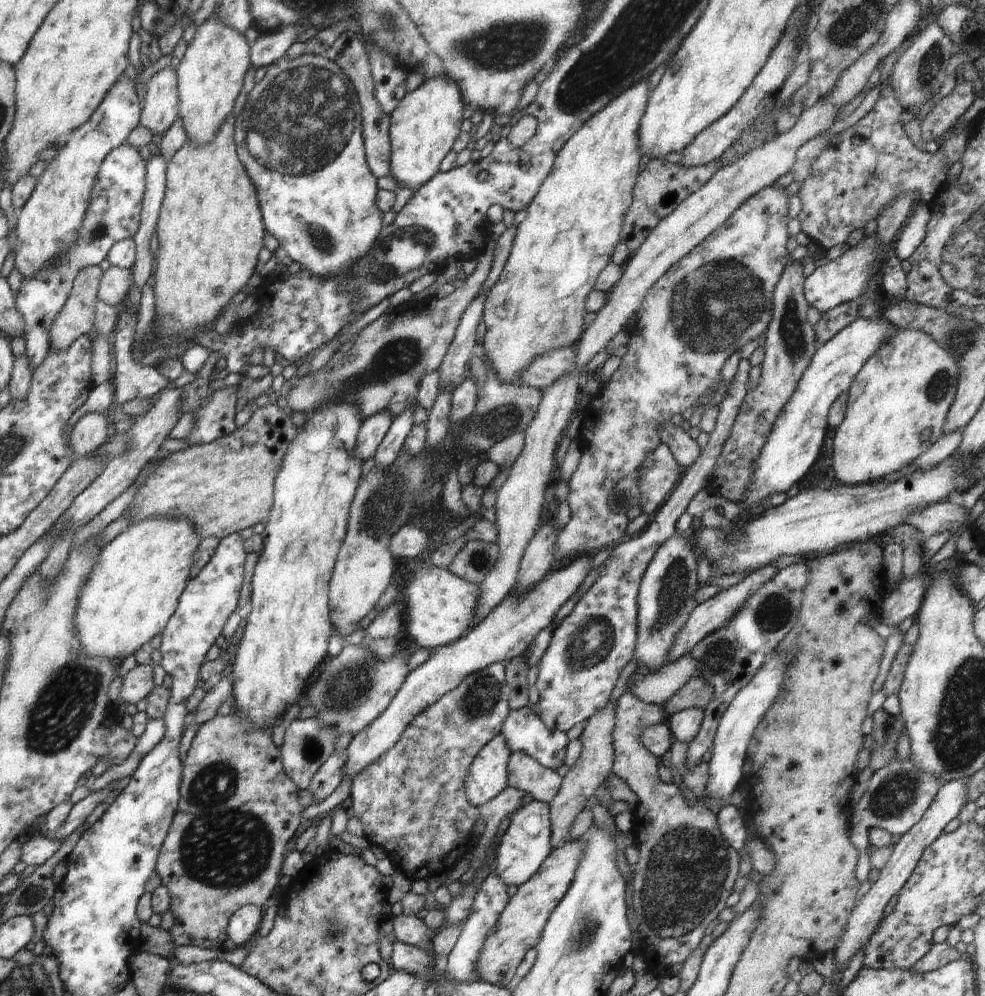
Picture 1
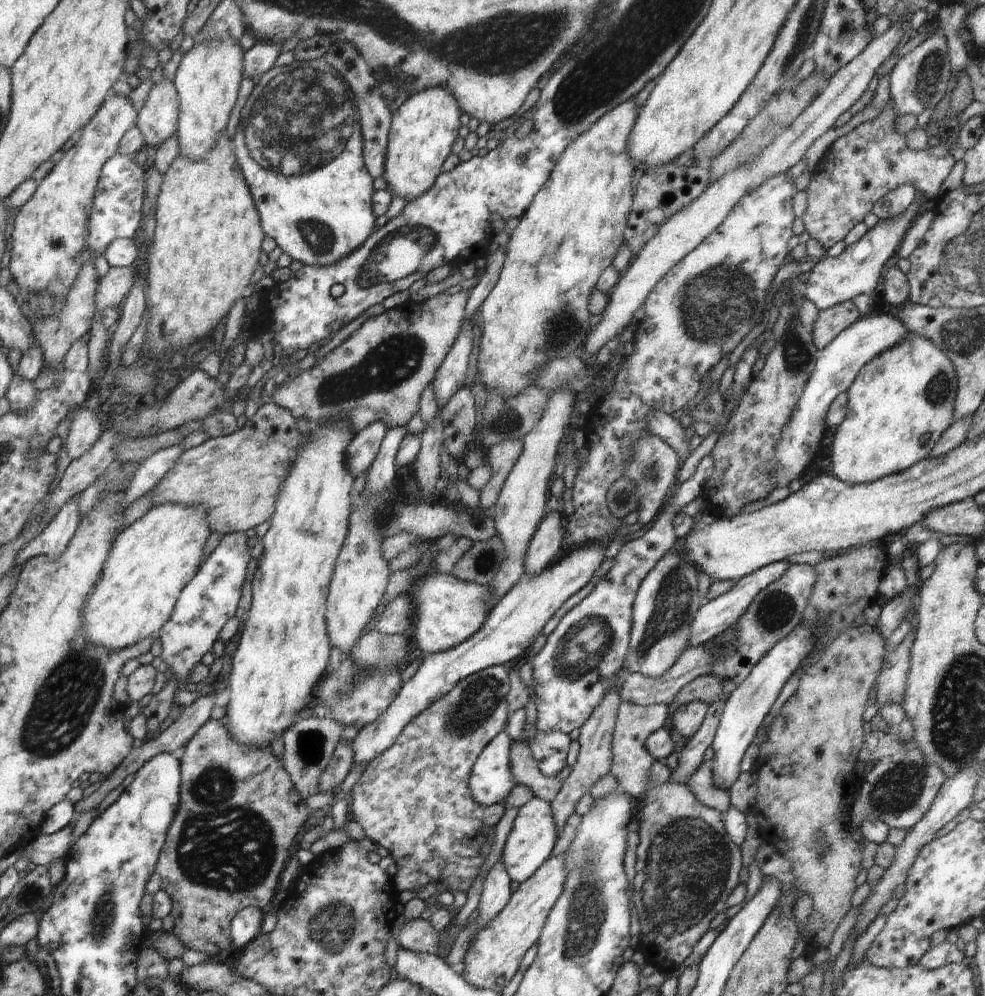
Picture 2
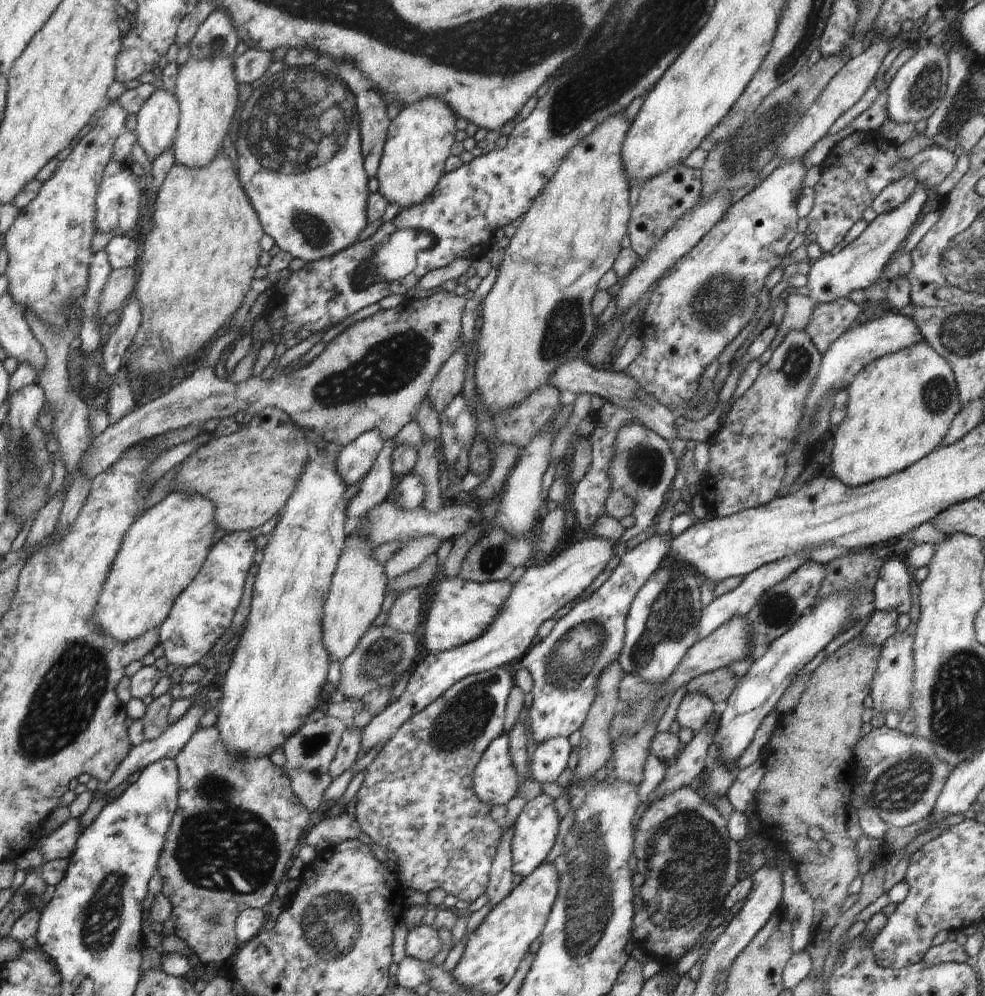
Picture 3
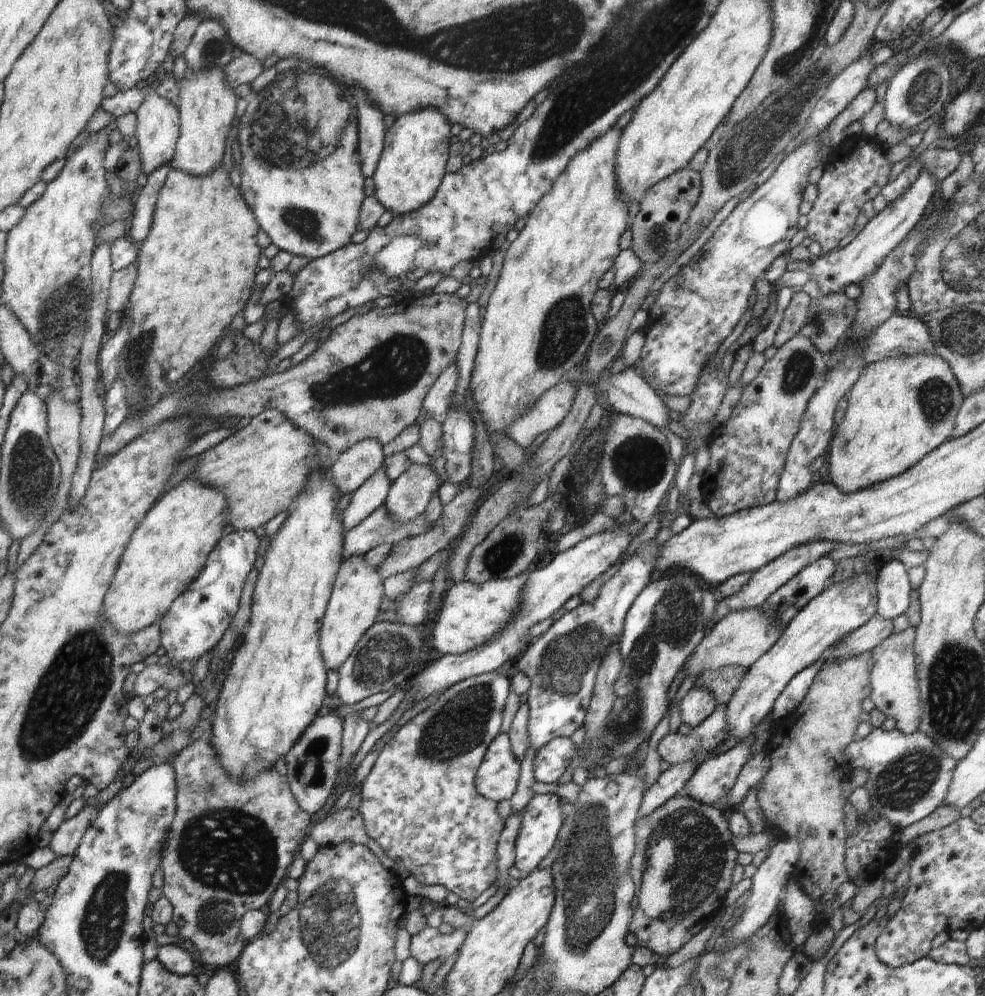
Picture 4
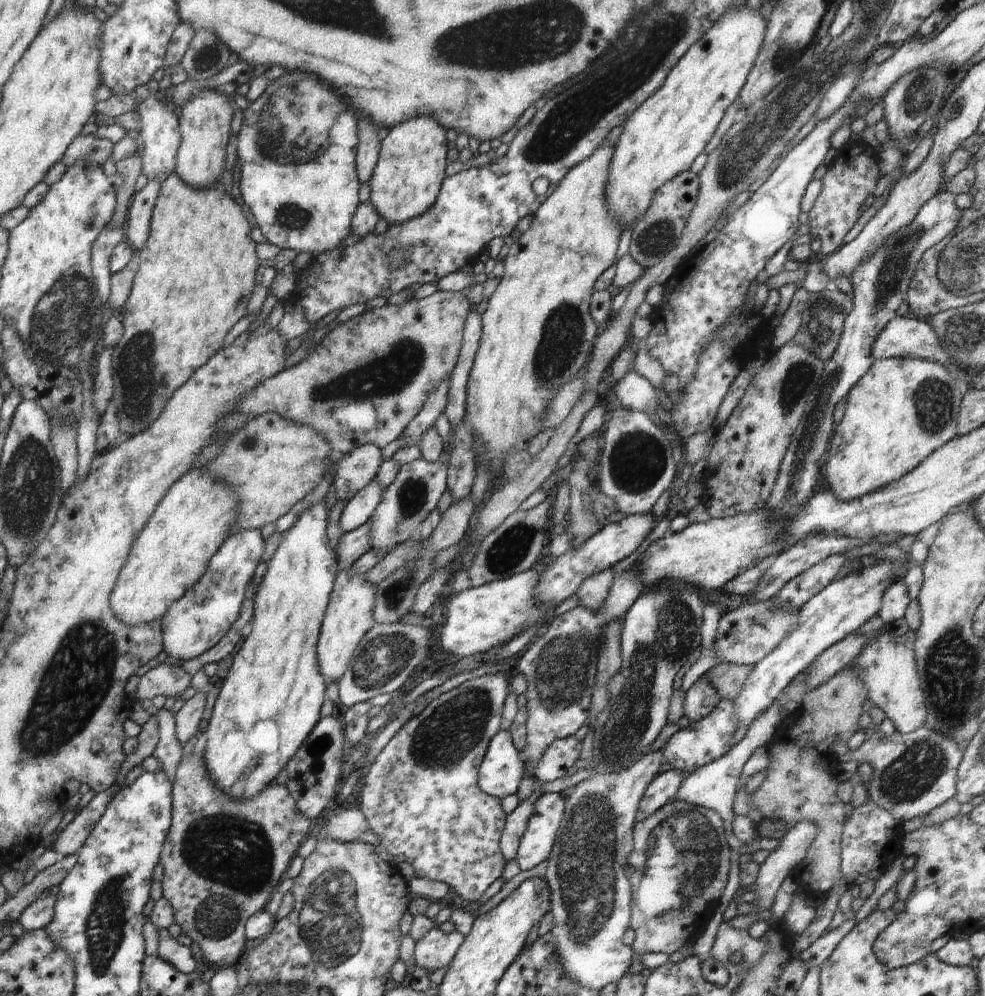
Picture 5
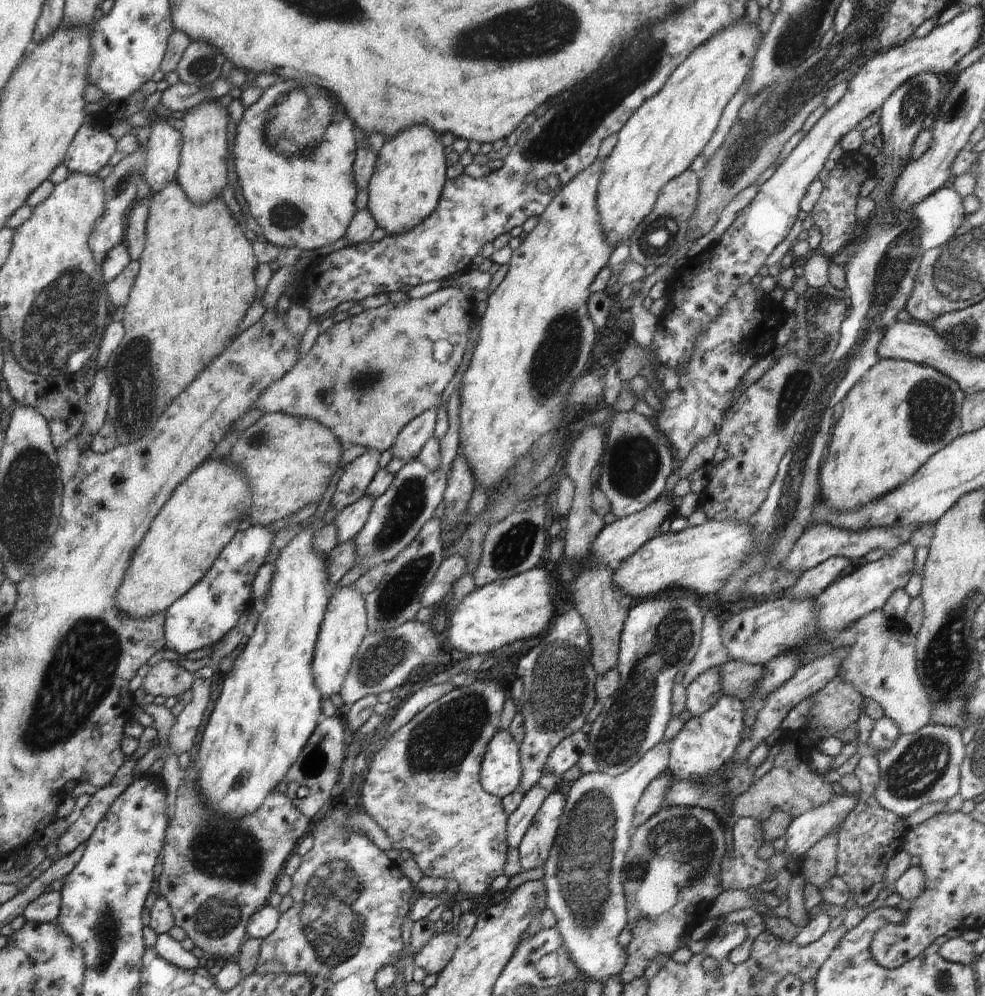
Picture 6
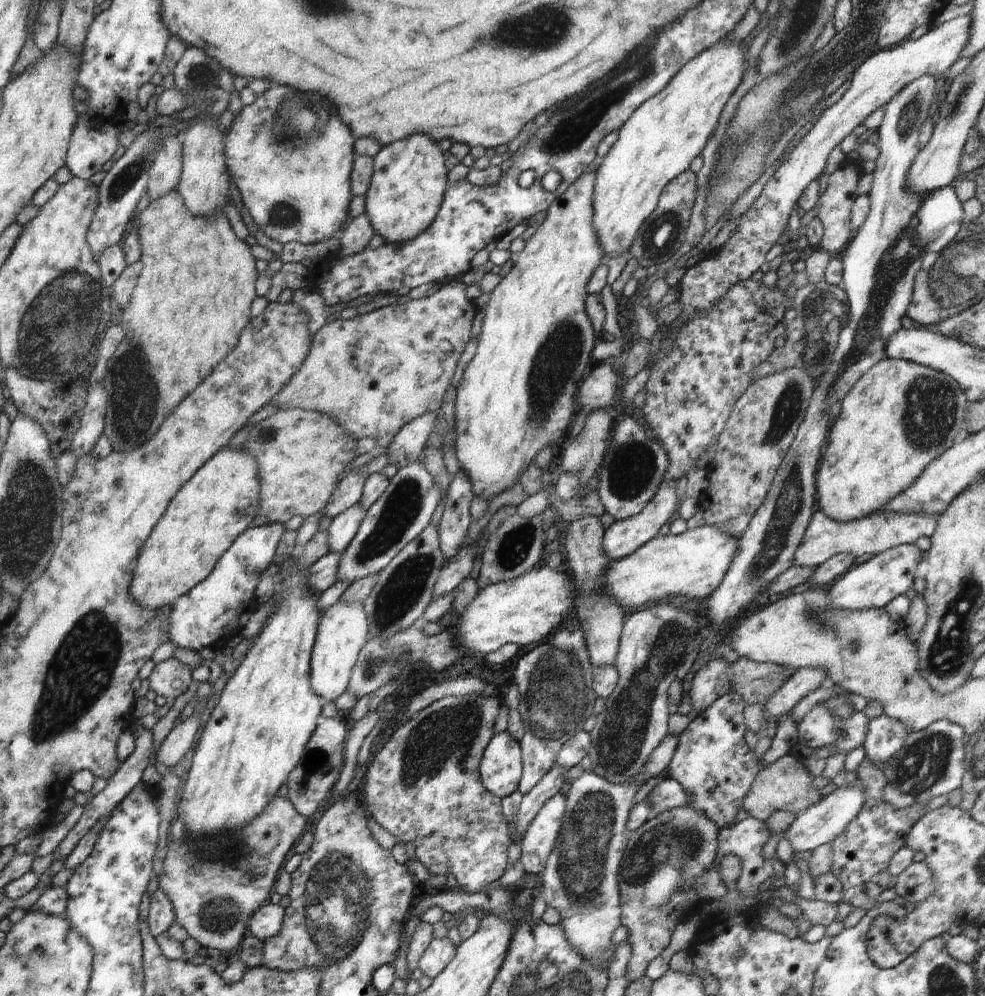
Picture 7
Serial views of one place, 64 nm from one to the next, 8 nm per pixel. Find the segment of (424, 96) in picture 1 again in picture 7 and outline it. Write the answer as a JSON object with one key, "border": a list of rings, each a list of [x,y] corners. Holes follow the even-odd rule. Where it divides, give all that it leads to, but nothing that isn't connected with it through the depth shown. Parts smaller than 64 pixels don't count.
{"border":[[[412,134],[400,142],[382,147],[374,157],[374,172],[365,194],[365,213],[374,234],[380,235],[386,244],[400,246],[402,242],[410,242],[412,238],[428,230],[440,210],[447,181],[445,153],[427,134]]]}

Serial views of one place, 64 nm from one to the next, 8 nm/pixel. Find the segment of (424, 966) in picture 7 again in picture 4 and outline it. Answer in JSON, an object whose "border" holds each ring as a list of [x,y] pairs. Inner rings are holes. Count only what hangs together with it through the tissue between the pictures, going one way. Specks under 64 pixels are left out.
{"border":[[[424,928],[418,936],[411,936],[410,952],[422,966],[436,960],[446,962],[455,952],[458,952],[460,946],[467,937],[468,928],[454,929],[448,934],[438,931],[438,928]]]}

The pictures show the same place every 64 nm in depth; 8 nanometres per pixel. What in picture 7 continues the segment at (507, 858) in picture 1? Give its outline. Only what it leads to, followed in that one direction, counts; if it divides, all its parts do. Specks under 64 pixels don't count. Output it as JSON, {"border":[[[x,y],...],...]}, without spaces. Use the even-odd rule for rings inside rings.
{"border":[[[558,793],[544,803],[540,812],[528,825],[526,836],[520,843],[522,847],[520,862],[526,873],[540,875],[544,870],[548,856],[556,846],[564,812],[566,812],[566,800]]]}

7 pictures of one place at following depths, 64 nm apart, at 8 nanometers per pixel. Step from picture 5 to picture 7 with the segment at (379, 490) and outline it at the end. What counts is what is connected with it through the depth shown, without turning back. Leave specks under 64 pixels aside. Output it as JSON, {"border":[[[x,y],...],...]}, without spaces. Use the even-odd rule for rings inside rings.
{"border":[[[357,504],[332,519],[328,528],[328,548],[330,548],[330,552],[340,554],[347,550],[347,546],[356,536],[364,516],[366,516],[366,511],[360,504]]]}

